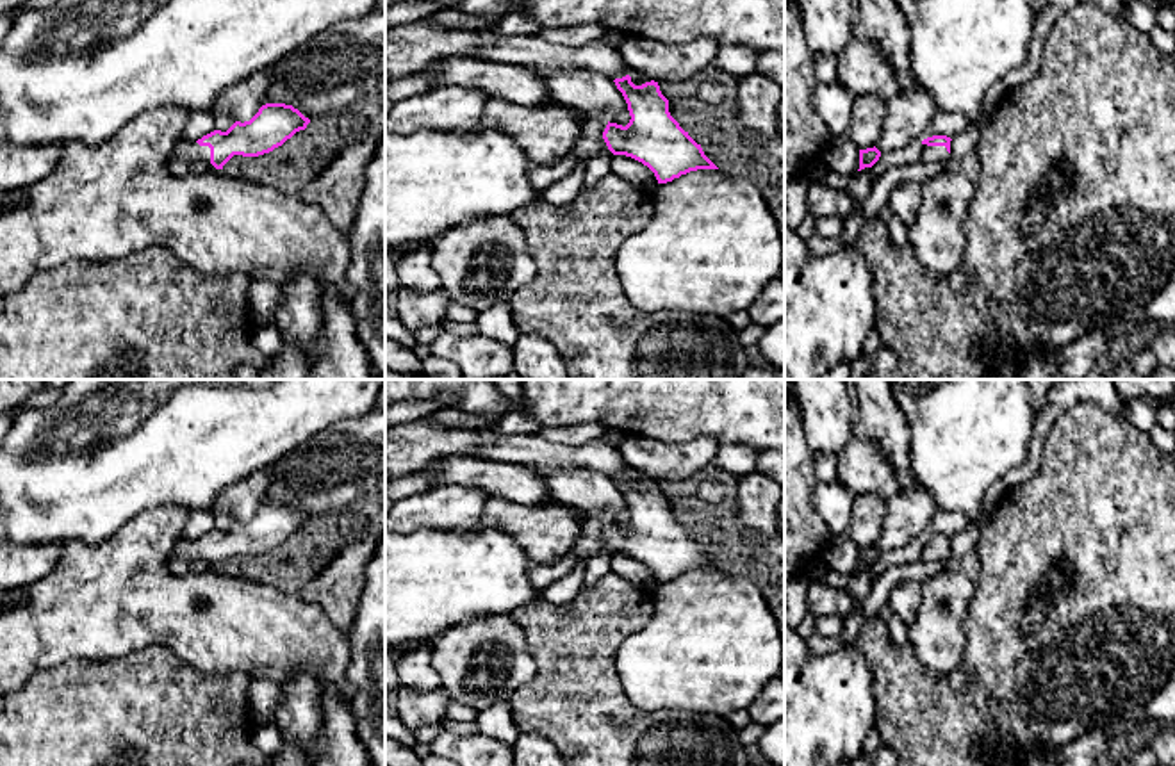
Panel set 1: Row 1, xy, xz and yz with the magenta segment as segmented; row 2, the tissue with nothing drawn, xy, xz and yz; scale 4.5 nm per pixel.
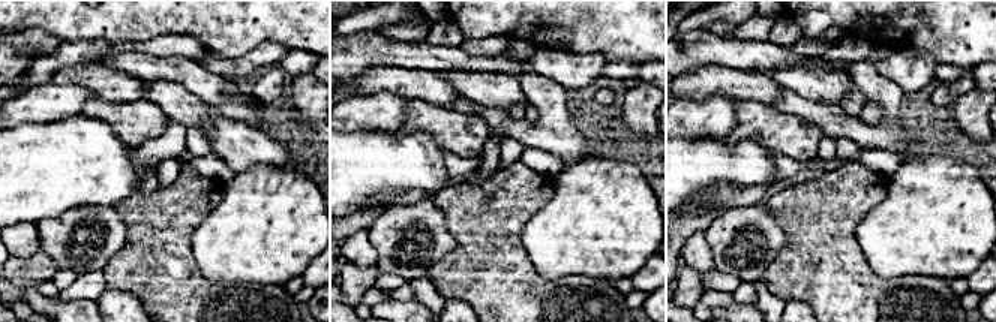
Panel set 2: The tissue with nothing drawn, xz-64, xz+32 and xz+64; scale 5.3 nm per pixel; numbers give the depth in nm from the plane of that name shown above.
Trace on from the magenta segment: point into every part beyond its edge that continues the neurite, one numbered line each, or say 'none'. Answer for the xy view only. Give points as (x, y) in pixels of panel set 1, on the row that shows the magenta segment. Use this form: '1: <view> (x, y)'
1: xy (188, 150)

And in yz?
1: yz (929, 154)

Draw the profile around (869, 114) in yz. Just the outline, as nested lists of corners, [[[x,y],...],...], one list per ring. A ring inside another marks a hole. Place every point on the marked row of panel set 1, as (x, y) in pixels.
[[[863,94],[854,100],[849,139],[859,148],[874,148],[883,132],[888,102],[877,94]]]

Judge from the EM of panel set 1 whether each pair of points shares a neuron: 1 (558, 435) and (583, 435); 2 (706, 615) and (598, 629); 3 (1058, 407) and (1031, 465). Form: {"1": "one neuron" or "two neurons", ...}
{"1": "one neuron", "2": "two neurons", "3": "one neuron"}

